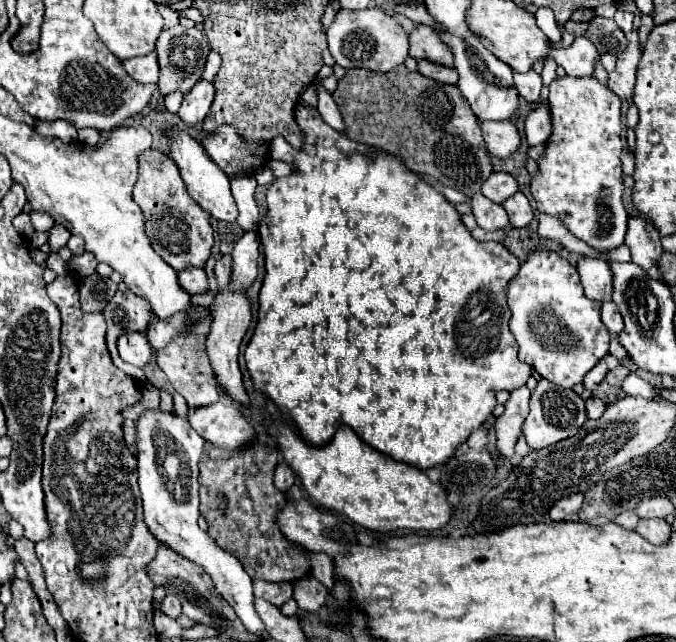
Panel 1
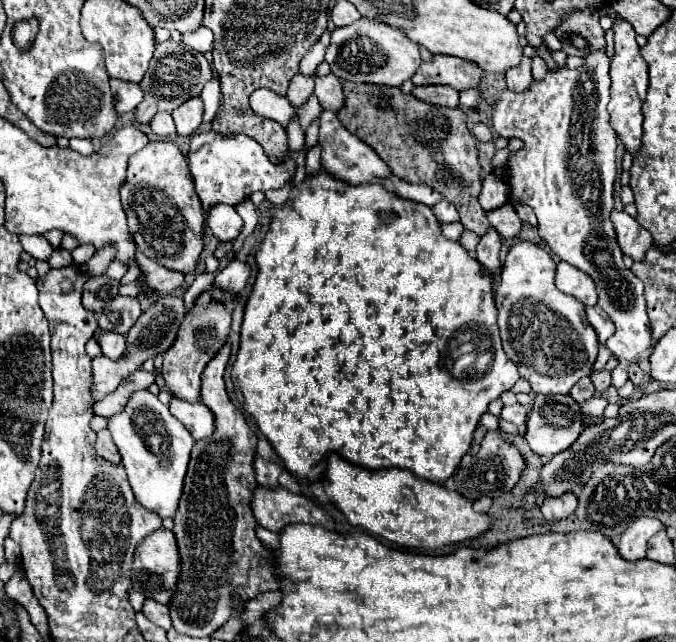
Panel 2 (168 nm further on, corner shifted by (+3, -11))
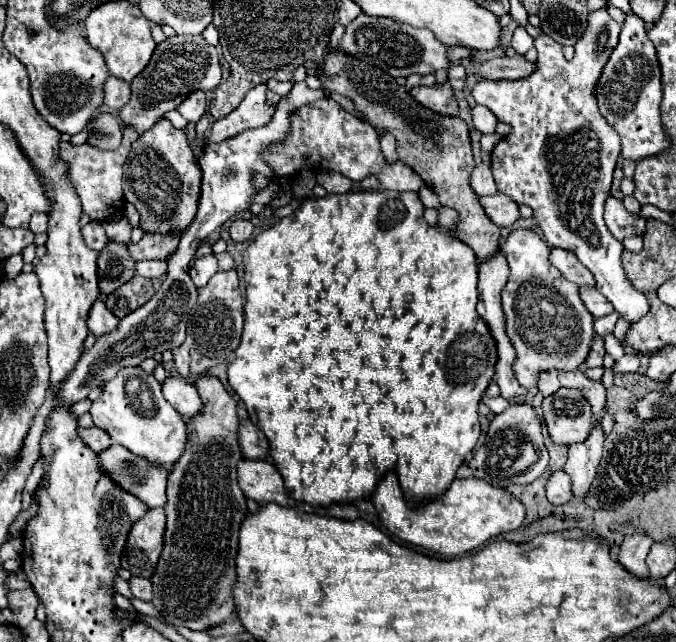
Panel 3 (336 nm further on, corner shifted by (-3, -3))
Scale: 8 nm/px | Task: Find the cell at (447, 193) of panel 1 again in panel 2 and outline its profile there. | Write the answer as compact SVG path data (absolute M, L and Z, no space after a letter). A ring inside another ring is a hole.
M324 110L320 114L320 144L322 144L322 166L326 166L326 170L334 176L338 176L338 180L346 180L350 184L362 184L362 182L392 182L396 184L394 192L402 198L408 198L408 200L414 200L414 202L420 202L420 204L426 204L430 208L434 208L442 196L438 196L438 192L434 192L432 188L428 186L416 186L414 184L414 194L408 194L410 192L410 186L400 180L400 178L392 178L392 172L390 168L386 168L386 164L382 164L382 160L378 160L378 154L374 150L370 150L362 140L358 140L358 136L350 134L342 122L338 120L338 116L330 110Z

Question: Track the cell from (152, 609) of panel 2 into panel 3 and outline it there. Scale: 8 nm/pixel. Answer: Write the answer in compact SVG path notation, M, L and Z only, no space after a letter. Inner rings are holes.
M132 576L132 578L130 578L130 582L128 582L128 586L130 586L132 596L136 596L136 598L140 598L140 600L150 602L150 598L152 598L152 584L150 584L150 580L148 580L148 578Z

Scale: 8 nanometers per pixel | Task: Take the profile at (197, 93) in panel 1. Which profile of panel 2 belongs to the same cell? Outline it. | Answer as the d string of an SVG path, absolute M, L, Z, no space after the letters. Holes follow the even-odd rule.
M200 96L186 100L186 104L180 104L172 112L172 118L176 122L176 132L180 136L192 136L202 124L202 114L204 114L204 102Z

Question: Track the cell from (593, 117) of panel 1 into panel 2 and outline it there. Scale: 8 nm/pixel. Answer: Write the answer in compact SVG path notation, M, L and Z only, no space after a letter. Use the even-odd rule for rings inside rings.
M592 52L590 56L584 58L586 64L578 70L570 70L570 68L560 68L558 72L548 72L544 80L534 80L532 88L524 94L514 94L510 90L506 90L504 94L500 94L500 100L492 106L492 120L494 120L494 130L498 136L508 136L508 138L520 138L524 142L524 148L516 154L510 156L510 164L508 164L508 186L510 186L510 202L514 200L520 200L524 204L528 204L536 218L538 218L538 232L542 236L542 240L568 264L576 266L578 270L586 272L594 282L596 282L596 288L598 288L598 306L612 318L614 326L616 326L616 332L614 336L608 338L606 346L610 350L612 356L616 356L618 360L622 362L628 362L628 364L638 364L642 360L650 360L650 354L654 352L654 340L652 340L652 334L650 334L650 318L648 318L648 312L646 312L646 298L644 298L644 284L642 280L638 280L632 270L628 270L622 262L622 250L618 246L618 240L616 240L616 232L614 232L614 224L610 220L610 212L614 210L614 182L616 182L616 132L610 124L610 114L606 110L608 106L608 100L610 100L610 60L606 56L606 52Z

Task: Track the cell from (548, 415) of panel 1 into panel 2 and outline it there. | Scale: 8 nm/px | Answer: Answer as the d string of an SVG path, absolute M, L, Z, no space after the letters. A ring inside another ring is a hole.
M534 394L534 404L532 410L528 414L528 422L526 422L526 442L528 446L542 458L552 458L558 452L566 450L568 446L572 446L576 442L576 438L582 432L582 412L580 406L574 402L572 396L542 396L542 394Z

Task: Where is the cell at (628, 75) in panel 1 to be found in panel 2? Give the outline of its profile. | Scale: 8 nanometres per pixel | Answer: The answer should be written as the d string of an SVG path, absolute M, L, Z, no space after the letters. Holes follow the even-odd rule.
M620 20L614 24L614 56L610 62L610 78L612 78L612 88L610 88L610 102L608 102L608 112L610 112L610 122L620 140L624 142L628 152L636 152L640 148L640 138L642 138L642 102L646 96L648 88L648 64L640 56L640 46L636 42L636 32L630 22Z

